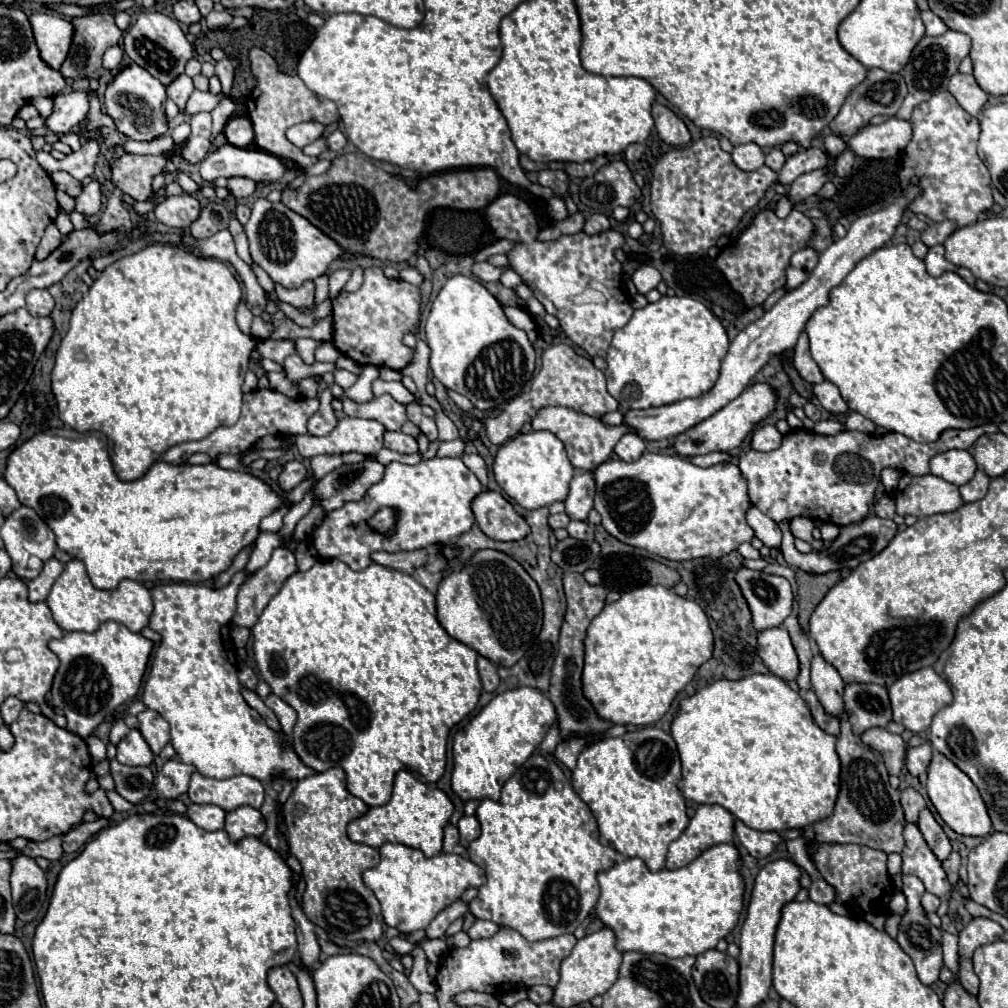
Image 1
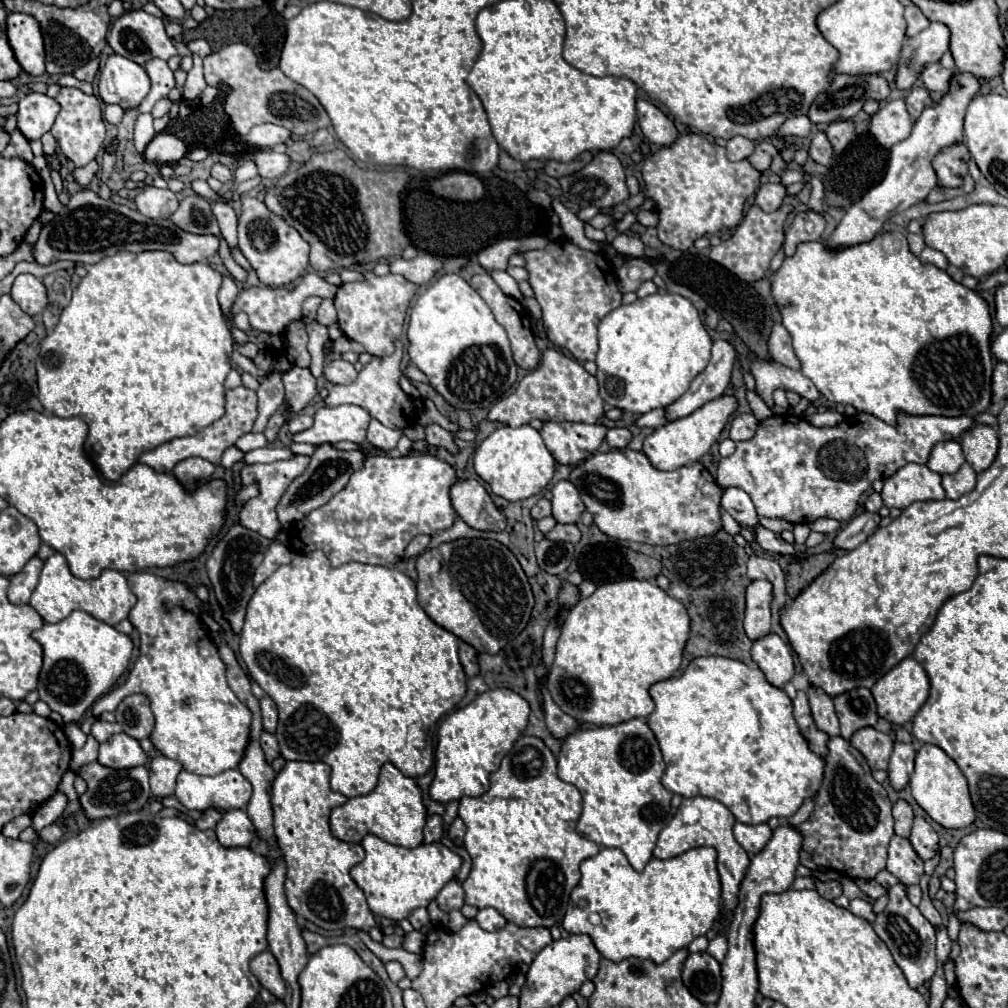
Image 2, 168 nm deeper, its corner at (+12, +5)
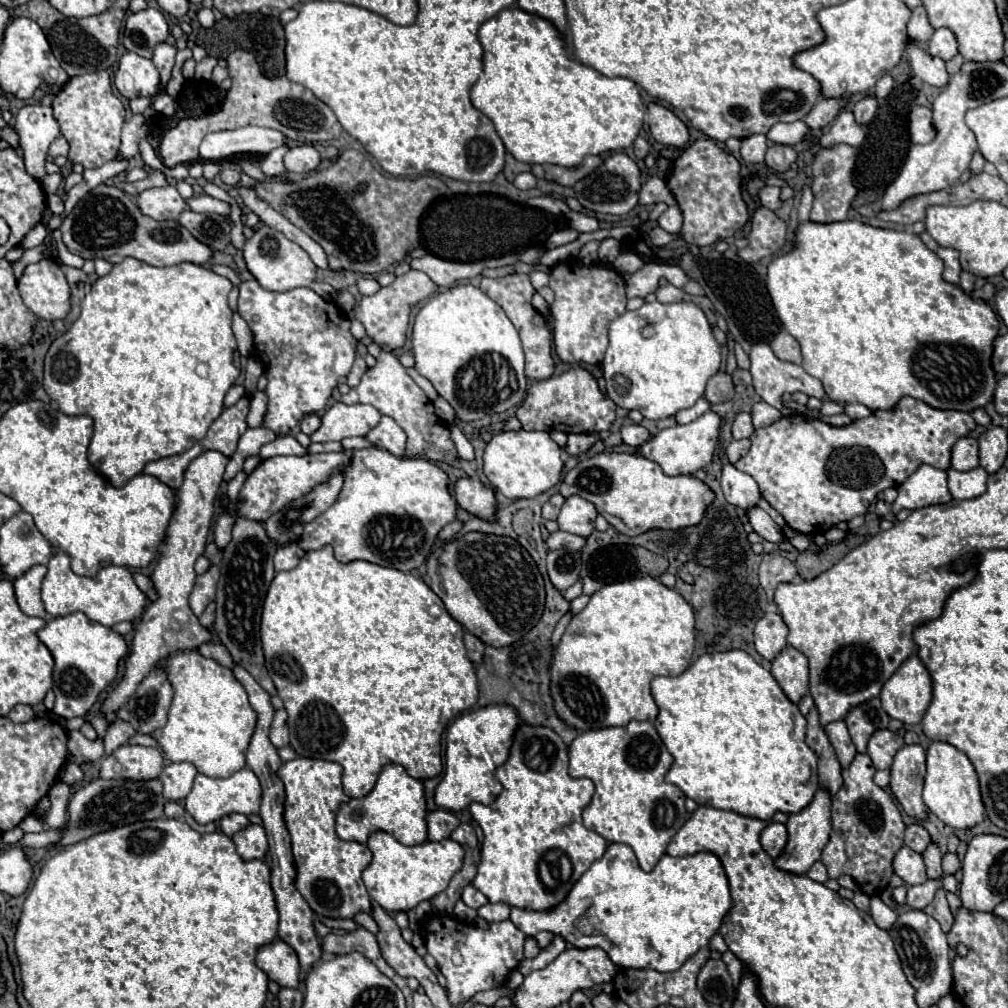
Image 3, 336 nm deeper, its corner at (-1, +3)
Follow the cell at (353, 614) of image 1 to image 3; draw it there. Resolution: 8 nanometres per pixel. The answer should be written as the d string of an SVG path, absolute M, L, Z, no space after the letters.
M325 545L319 551L307 551L299 565L291 571L279 571L269 585L265 603L263 603L263 621L261 621L261 643L265 653L267 671L285 703L285 711L289 715L287 727L291 735L291 747L301 757L313 759L327 759L335 761L343 767L343 791L347 797L365 797L375 781L379 771L389 765L397 763L403 765L405 771L415 779L429 779L437 777L443 769L441 765L441 735L447 725L461 713L469 711L477 703L477 677L475 667L469 661L463 645L463 625L455 621L443 601L413 573L403 573L391 567L381 567L369 561L351 561L339 563L333 557L333 549Z

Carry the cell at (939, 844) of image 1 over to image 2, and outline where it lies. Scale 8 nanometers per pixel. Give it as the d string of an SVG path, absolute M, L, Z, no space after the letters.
M914 817L910 843L912 843L914 851L920 855L920 859L924 859L924 861L938 853L938 835L930 827L930 823L922 817Z

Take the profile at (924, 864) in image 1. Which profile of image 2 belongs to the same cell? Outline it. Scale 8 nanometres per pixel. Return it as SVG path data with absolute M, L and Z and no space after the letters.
M894 835L888 847L886 869L902 883L912 885L918 883L920 877L924 875L924 861L916 855L912 843L906 837Z

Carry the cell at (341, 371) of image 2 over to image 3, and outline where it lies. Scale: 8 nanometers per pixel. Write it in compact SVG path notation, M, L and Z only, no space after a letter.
M255 279L243 281L239 285L237 311L253 331L255 355L261 357L261 363L265 365L263 375L267 377L267 389L265 389L267 413L261 425L271 429L275 435L291 435L297 429L299 425L297 421L301 421L303 415L325 409L332 391L338 385L339 377L351 371L353 359L357 355L357 339L349 331L351 321L343 315L341 309L335 307L333 301L325 301L309 287L297 287L285 293L273 293L273 291L265 291Z

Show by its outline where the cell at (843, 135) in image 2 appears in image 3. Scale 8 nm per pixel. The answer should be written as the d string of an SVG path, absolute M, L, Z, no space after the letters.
M869 93L863 99L855 101L851 109L853 109L853 113L855 113L855 117L857 117L859 123L869 123L873 119L873 115L875 115L875 109L877 109L877 97L875 97L875 93Z

